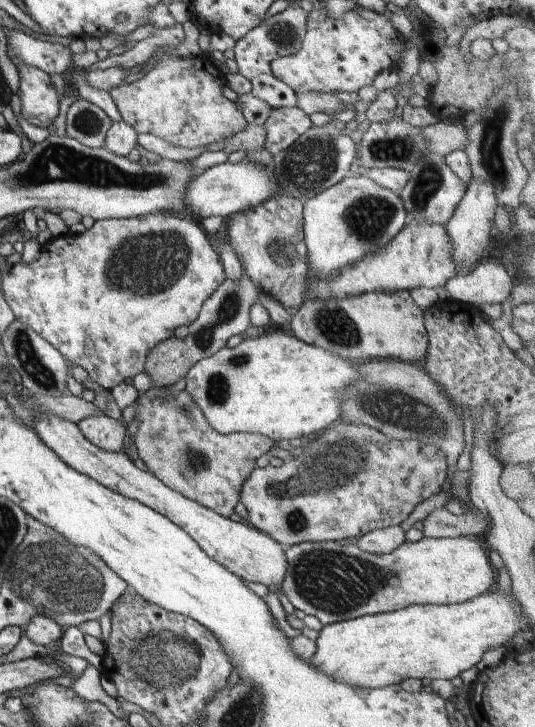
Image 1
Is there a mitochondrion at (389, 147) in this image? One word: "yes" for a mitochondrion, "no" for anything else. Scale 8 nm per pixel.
yes

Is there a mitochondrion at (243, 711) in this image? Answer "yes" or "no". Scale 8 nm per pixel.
yes

